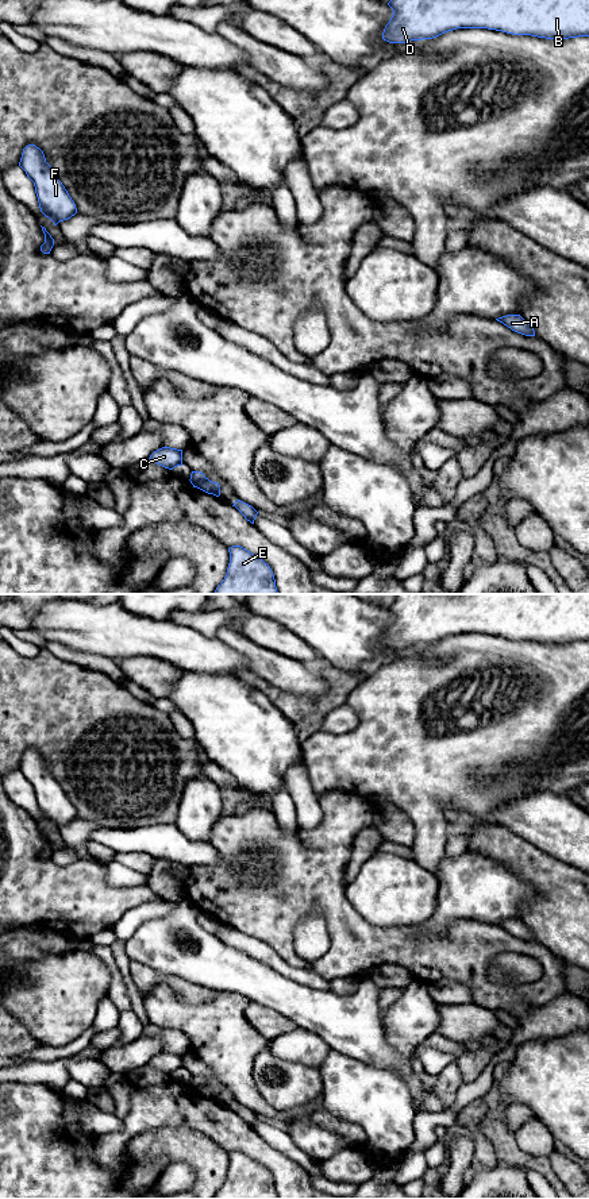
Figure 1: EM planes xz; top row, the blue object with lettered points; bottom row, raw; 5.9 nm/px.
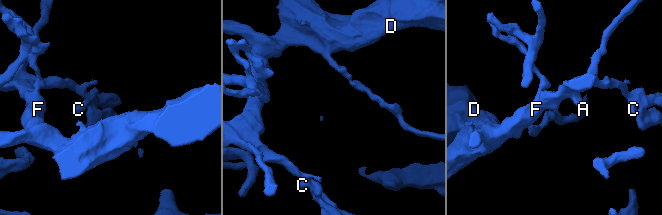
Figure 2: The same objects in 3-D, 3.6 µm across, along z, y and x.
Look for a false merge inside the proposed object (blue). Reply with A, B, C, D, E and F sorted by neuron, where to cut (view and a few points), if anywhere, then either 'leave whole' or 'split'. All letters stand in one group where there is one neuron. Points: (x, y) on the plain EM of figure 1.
A B C D F / E; cut in xz along (191, 1084), (212, 1098); split

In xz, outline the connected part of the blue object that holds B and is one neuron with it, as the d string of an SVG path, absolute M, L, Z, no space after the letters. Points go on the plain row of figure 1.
M394 594L393 620L382 644L389 648L432 644L457 633L488 633L546 644L589 641L589 594Z

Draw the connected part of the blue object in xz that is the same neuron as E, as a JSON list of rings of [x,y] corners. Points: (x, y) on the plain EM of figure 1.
[[[240,1150],[228,1153],[227,1179],[213,1199],[278,1199],[267,1168]]]

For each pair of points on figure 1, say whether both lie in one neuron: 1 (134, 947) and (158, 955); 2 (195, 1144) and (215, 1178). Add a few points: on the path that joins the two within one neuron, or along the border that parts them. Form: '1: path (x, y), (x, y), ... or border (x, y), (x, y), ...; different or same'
1: path (139, 947), (150, 947), (153, 949); same
2: path (199, 1152), (214, 1169); same

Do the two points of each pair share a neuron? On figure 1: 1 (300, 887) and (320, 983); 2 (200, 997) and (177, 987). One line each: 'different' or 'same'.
1: different
2: same

